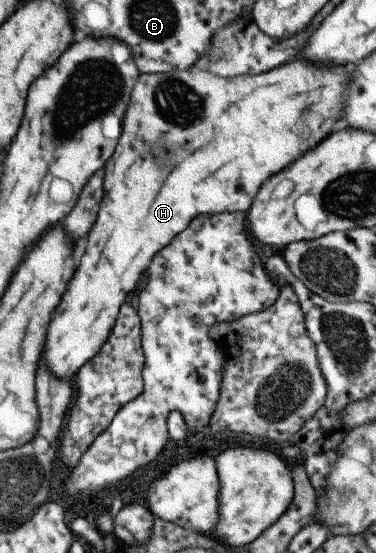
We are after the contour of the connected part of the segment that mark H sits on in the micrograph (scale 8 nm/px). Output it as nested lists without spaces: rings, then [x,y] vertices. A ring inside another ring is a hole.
[[[296,57],[290,60],[290,64],[282,64],[270,72],[236,78],[191,69],[139,73],[125,108],[114,152],[104,164],[104,196],[96,222],[88,232],[90,236],[84,256],[46,328],[42,358],[54,378],[72,380],[76,371],[98,352],[114,324],[120,304],[136,286],[154,252],[182,232],[188,220],[200,214],[247,212],[260,184],[288,166],[288,162],[312,150],[332,132],[332,124],[342,121],[352,66],[316,66],[304,62],[306,60]],[[302,116],[306,116],[308,122],[302,136],[298,136],[292,128]],[[168,150],[174,150],[172,158],[166,158]]]

